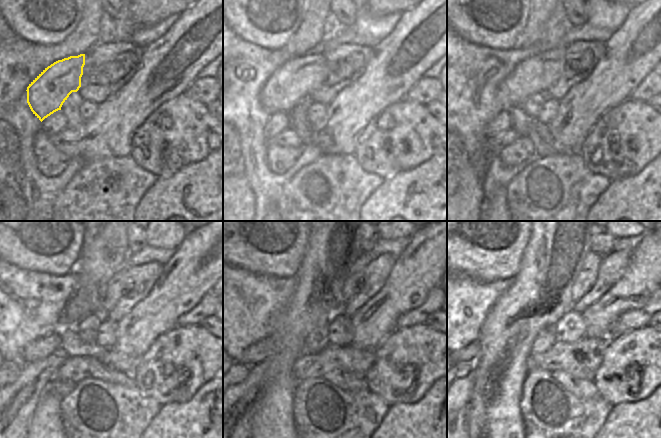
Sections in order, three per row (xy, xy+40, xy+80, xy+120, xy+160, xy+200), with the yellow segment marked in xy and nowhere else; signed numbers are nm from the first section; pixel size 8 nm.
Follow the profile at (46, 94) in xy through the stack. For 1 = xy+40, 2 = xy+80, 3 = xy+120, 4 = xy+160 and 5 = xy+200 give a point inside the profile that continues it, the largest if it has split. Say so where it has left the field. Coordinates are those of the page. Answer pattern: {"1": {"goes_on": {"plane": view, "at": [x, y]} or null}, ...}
{"1": {"goes_on": {"plane": "xy+40", "at": [295, 80]}}, "2": {"goes_on": {"plane": "xy+80", "at": [533, 76]}}, "3": {"goes_on": {"plane": "xy+120", "at": [82, 303]}}, "4": {"goes_on": {"plane": "xy+160", "at": [353, 284]}}, "5": {"goes_on": {"plane": "xy+200", "at": [586, 279]}}}

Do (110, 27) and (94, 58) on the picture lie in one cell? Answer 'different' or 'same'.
different

